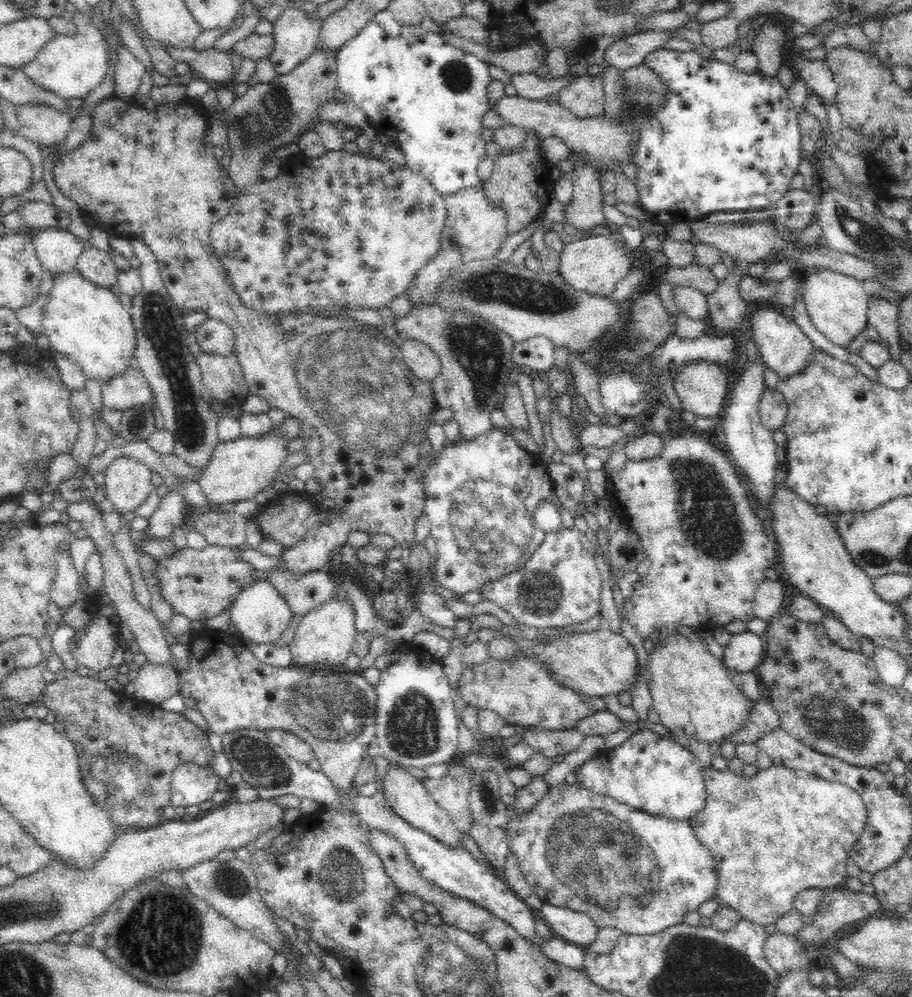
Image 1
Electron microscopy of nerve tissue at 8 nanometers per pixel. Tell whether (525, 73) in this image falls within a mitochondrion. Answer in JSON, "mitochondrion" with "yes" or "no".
{"mitochondrion":"no"}

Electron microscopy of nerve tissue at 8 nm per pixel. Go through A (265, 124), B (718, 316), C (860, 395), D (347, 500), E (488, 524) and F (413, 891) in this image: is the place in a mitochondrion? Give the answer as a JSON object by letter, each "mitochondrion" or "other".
{"A":"mitochondrion","B":"other","C":"other","D":"other","E":"mitochondrion","F":"other"}

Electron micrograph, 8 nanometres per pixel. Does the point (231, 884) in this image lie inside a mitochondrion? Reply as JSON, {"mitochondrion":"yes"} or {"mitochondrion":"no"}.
{"mitochondrion":"yes"}

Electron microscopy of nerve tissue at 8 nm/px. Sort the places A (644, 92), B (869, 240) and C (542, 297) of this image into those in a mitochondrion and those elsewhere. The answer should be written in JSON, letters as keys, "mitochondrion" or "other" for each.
{"A":"mitochondrion","B":"mitochondrion","C":"mitochondrion"}

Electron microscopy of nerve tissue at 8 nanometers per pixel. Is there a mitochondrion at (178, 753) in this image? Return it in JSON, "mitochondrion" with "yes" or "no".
{"mitochondrion":"no"}

